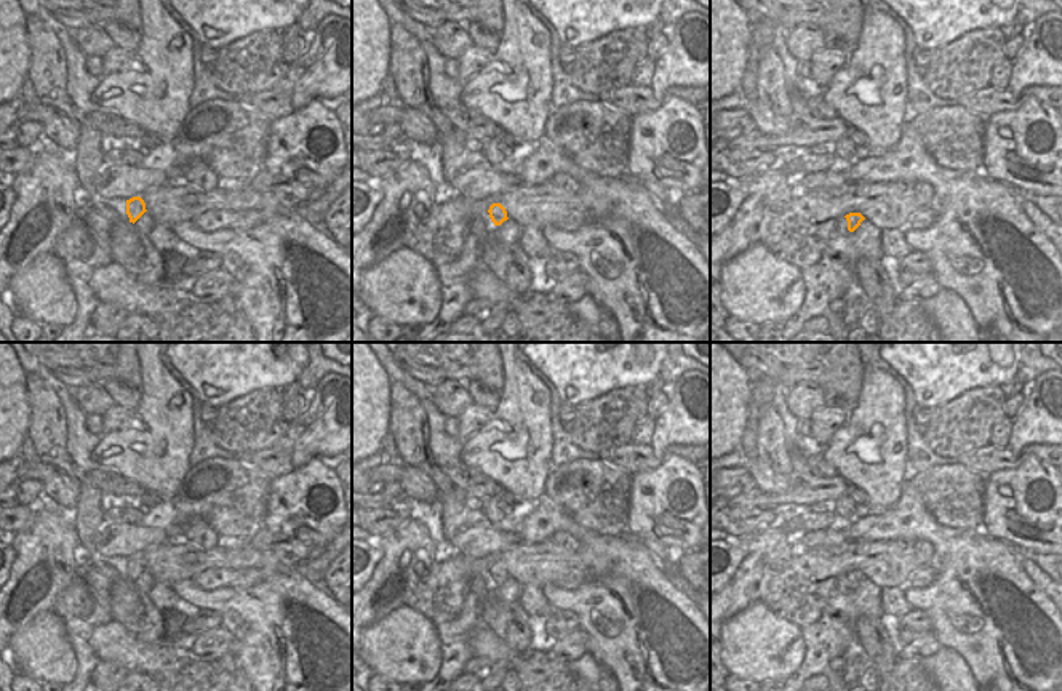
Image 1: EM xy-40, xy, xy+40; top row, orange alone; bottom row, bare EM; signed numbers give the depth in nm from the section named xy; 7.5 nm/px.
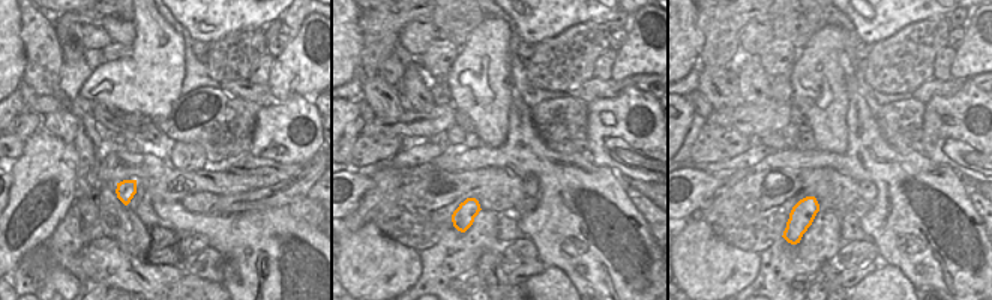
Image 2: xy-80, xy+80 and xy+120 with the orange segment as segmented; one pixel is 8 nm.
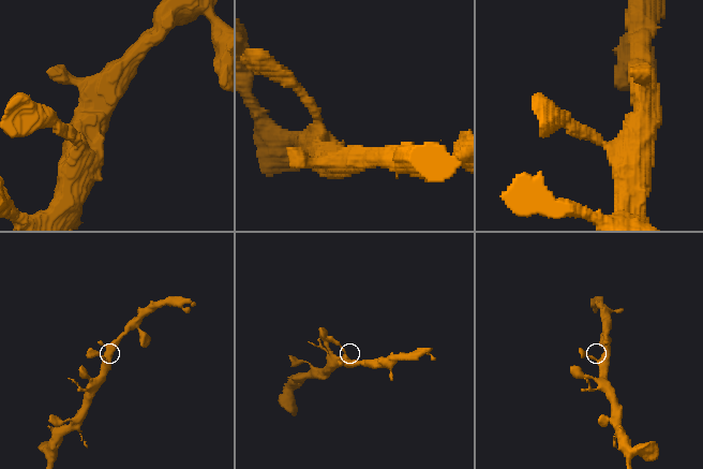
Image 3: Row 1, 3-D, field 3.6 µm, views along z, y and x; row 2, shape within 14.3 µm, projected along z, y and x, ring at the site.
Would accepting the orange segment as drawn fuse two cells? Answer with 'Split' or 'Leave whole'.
Leave whole

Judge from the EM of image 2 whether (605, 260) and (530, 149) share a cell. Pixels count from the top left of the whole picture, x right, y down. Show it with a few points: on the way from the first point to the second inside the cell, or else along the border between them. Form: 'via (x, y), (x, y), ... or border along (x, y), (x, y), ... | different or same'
via (584, 233), (571, 189), (557, 176) | same

